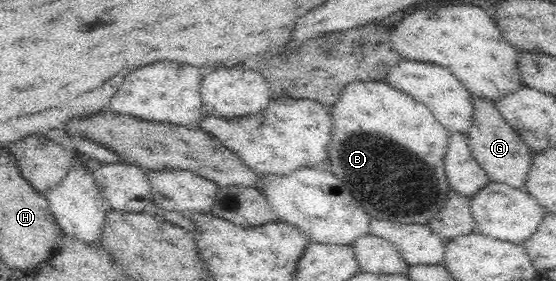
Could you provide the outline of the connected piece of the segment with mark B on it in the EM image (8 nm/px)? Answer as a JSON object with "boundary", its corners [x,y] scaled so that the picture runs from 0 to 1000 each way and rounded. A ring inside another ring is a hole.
{"boundary":[[[637,292],[622,306],[597,399],[601,463],[594,534],[597,612],[626,655],[633,698],[669,776],[716,797],[770,801],[795,747],[811,683],[799,605],[799,555],[811,470],[755,363],[694,292]]]}

